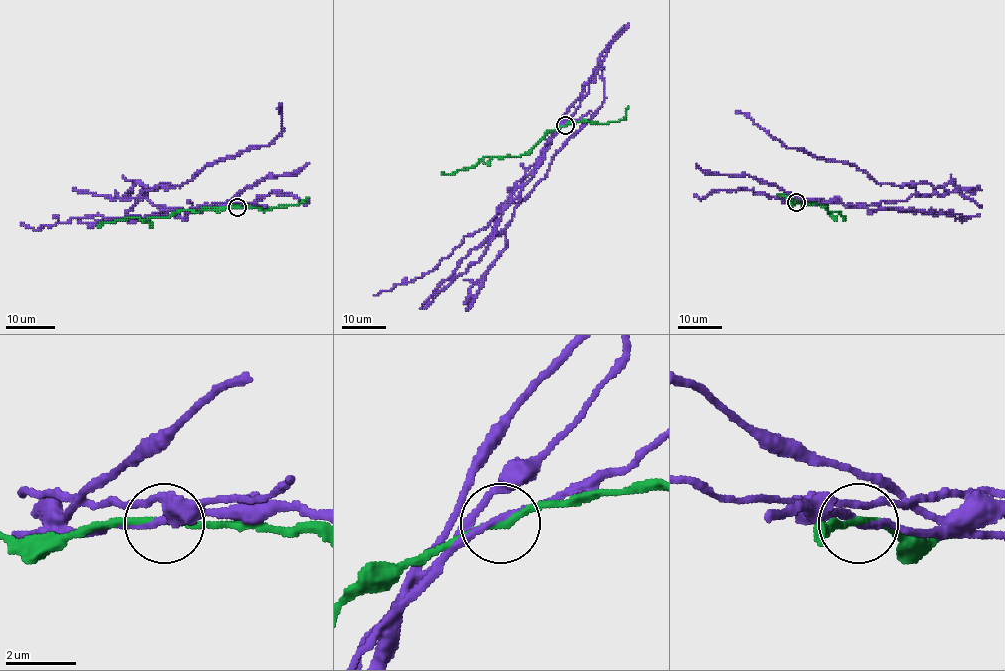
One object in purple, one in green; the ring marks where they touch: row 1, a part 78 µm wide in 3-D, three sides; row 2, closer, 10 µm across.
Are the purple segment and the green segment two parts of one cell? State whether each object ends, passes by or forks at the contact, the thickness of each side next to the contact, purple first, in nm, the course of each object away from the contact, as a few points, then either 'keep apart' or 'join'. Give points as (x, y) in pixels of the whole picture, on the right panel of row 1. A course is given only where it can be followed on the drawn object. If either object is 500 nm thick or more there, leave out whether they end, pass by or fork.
purple passes by | green passes by | 200/180 nm | purple via (796, 202), (876, 204), (918, 192), (907, 184), (878, 184), (848, 163), (785, 147), (735, 112) | green via (796, 202), (827, 204), (828, 213), (839, 212), (846, 216), (845, 221) | keep apart

